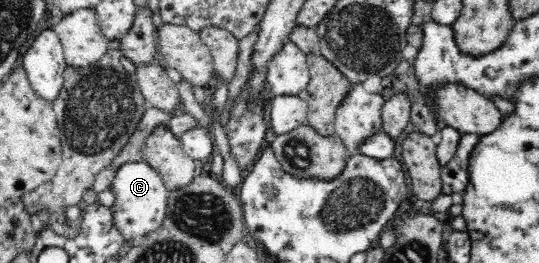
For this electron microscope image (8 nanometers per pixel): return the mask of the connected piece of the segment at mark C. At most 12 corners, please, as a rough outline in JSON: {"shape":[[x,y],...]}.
{"shape":[[146,161],[120,164],[112,213],[136,243],[162,225],[170,191]]}

